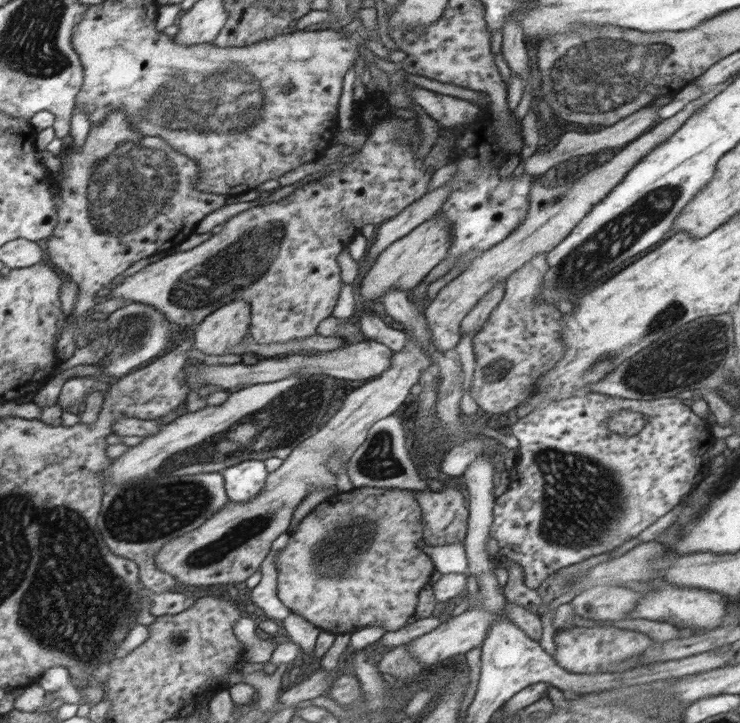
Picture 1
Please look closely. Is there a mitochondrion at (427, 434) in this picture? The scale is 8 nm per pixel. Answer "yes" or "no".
no

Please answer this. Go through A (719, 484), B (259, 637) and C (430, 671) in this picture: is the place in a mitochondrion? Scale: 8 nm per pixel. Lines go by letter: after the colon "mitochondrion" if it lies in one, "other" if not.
A: mitochondrion
B: other
C: other

